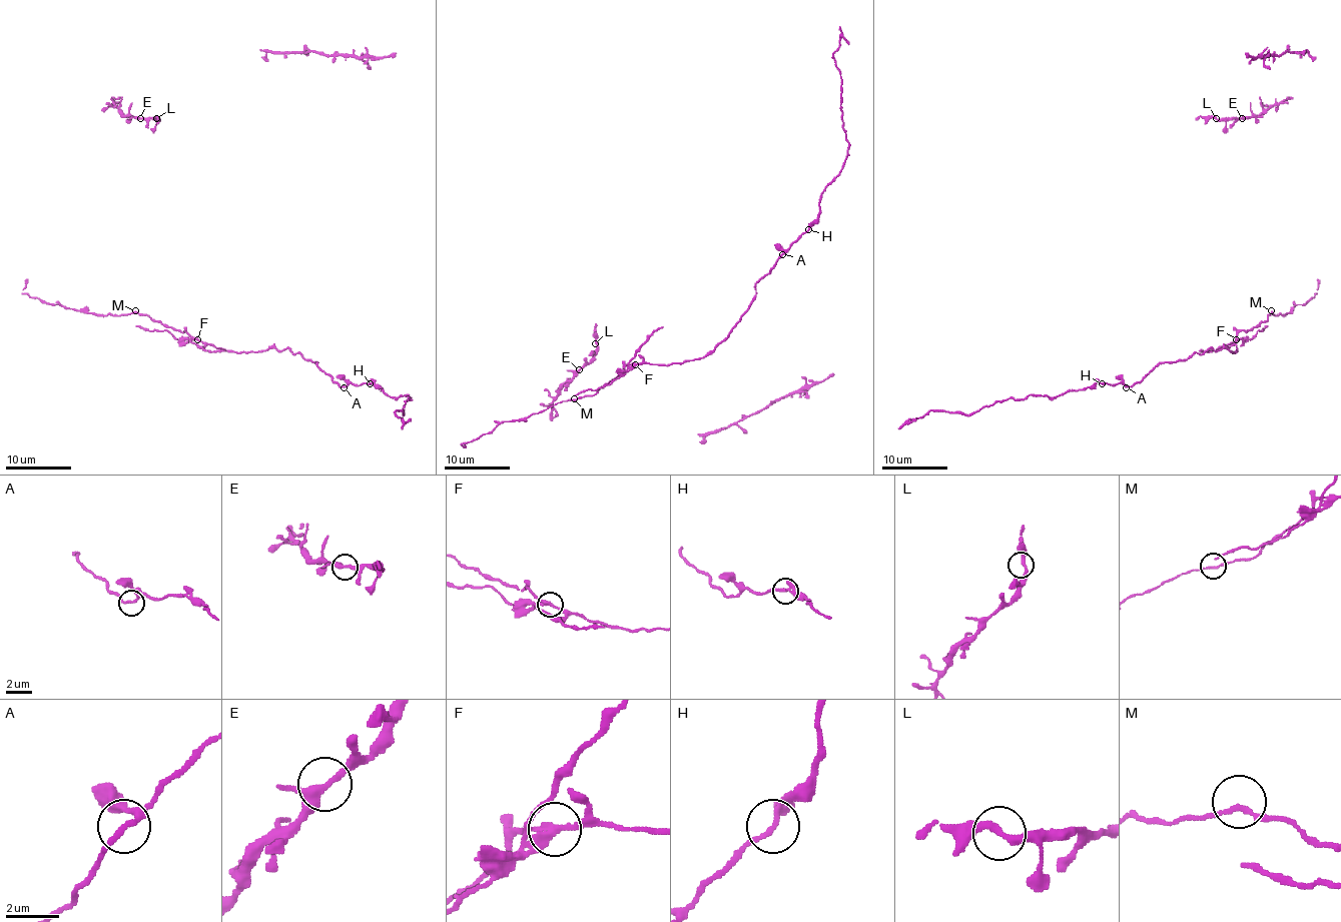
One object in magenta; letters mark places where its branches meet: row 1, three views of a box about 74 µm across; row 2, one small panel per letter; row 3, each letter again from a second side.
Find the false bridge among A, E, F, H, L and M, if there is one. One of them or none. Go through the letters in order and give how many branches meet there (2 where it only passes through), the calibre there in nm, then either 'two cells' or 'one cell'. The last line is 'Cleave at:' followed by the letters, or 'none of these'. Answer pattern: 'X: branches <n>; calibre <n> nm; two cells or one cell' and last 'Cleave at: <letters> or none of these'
A: branches 2; calibre 200 nm; one cell
E: branches 3; calibre 280 nm; one cell
F: branches 4; calibre 200 nm; two cells
H: branches 3; calibre 190 nm; one cell
L: branches 2; calibre 280 nm; one cell
M: branches 2; calibre 160 nm; one cell
Cleave at: F

